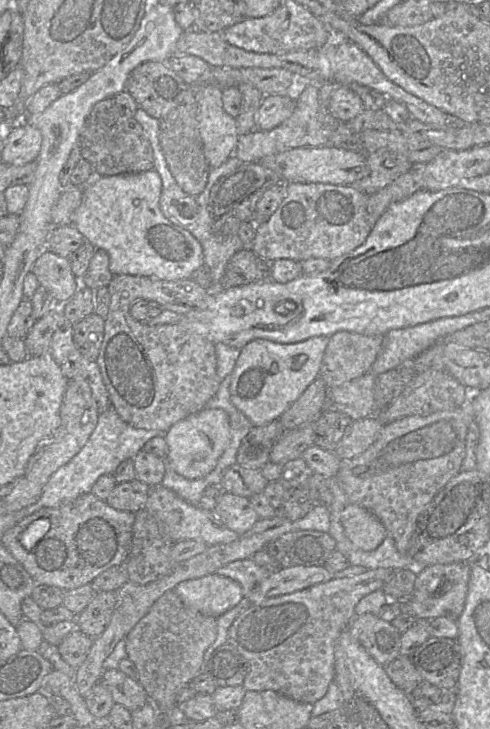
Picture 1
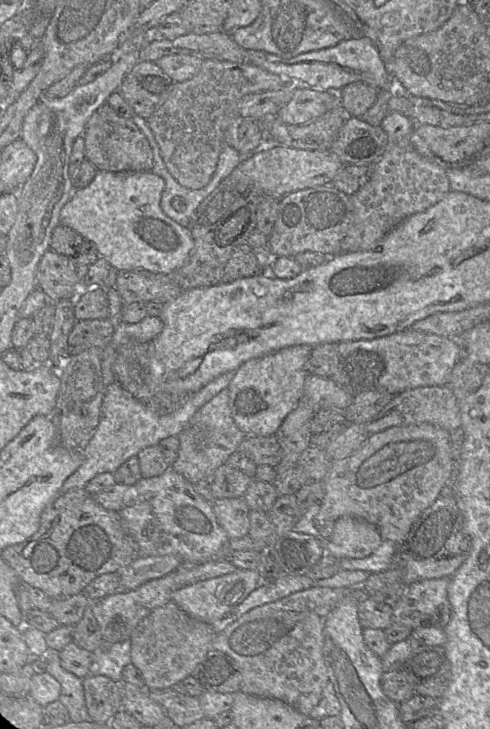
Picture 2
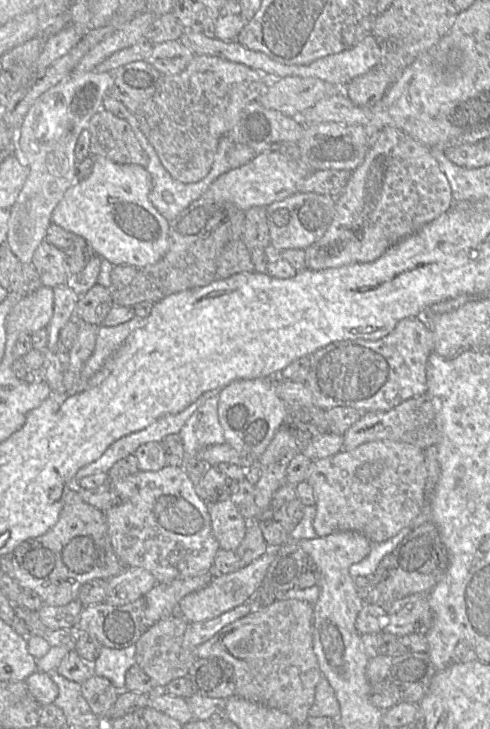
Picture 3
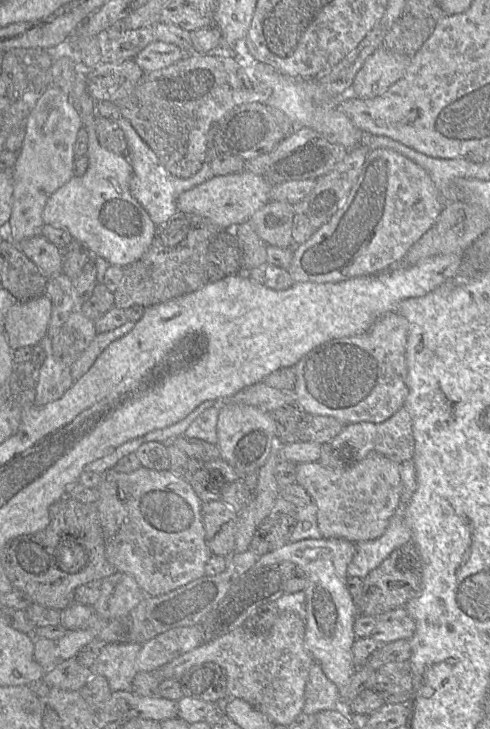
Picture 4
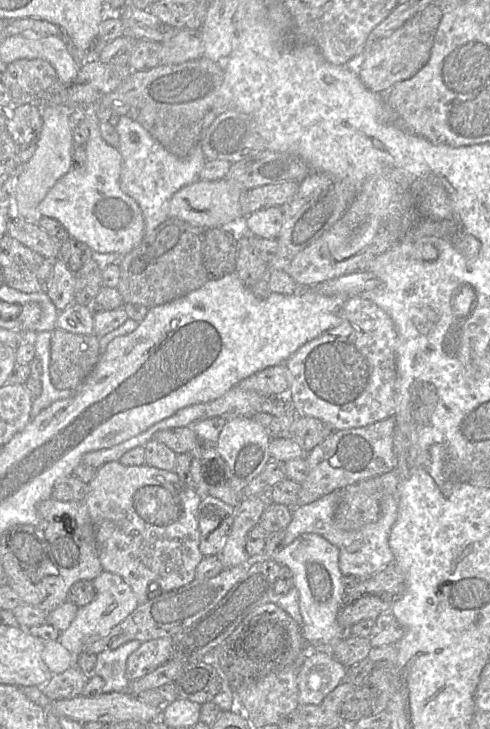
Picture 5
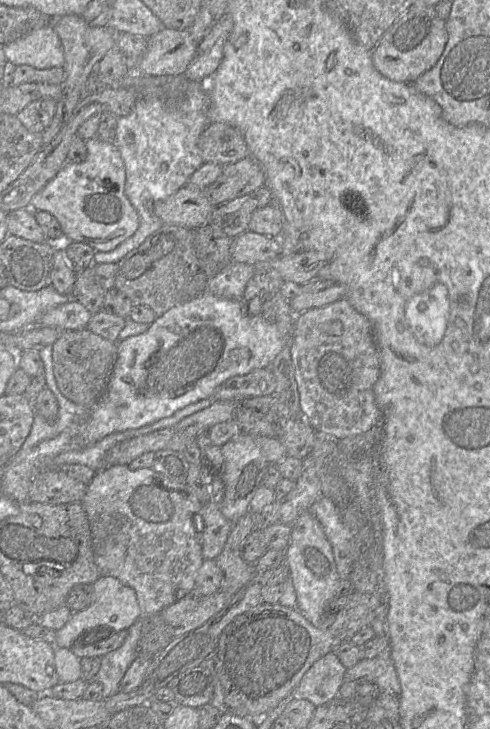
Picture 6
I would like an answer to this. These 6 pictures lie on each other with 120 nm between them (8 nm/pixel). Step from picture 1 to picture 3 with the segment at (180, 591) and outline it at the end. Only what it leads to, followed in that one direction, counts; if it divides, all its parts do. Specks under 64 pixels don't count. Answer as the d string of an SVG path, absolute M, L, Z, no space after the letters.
M269 550L245 567L227 574L215 575L207 586L184 596L180 600L178 603L178 612L180 616L188 623L207 621L251 601L260 587L261 581L273 557L273 550Z

